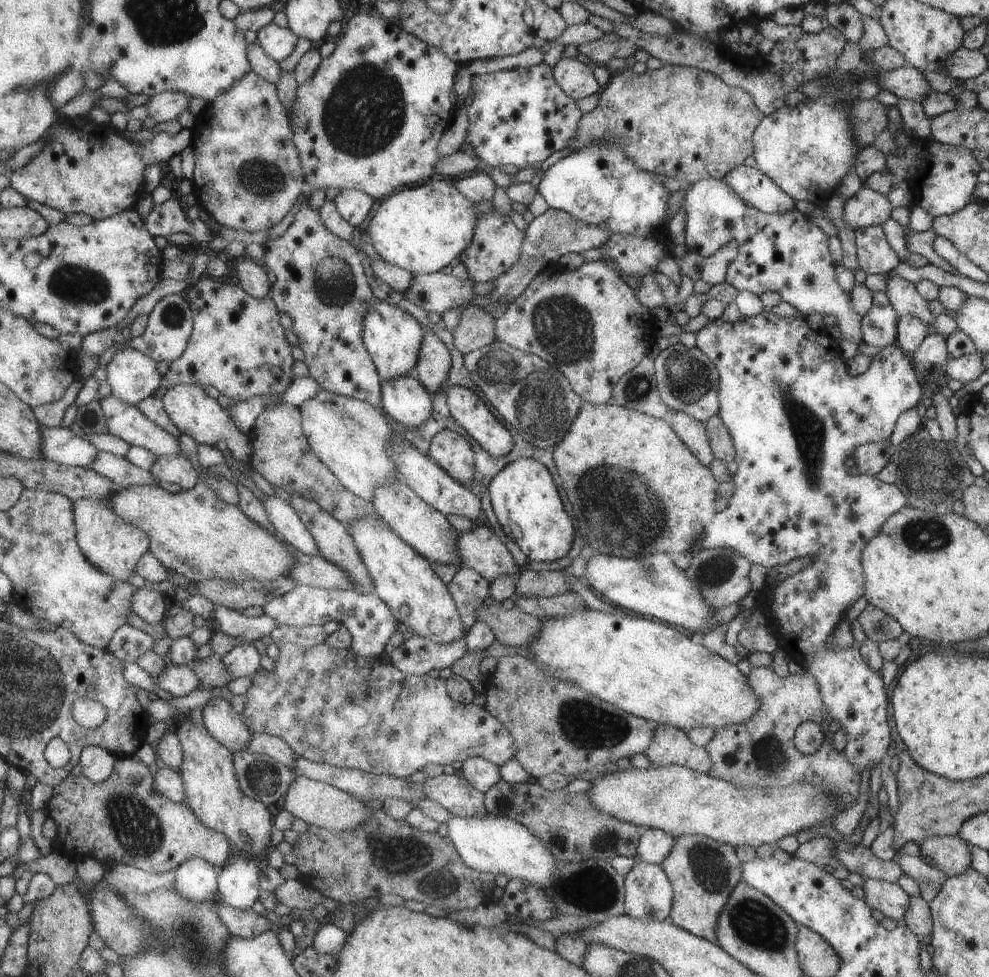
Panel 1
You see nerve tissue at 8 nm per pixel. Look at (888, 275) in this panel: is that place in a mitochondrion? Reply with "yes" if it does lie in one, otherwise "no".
no

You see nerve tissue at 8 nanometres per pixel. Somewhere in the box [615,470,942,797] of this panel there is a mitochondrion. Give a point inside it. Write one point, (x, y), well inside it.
(768, 755)

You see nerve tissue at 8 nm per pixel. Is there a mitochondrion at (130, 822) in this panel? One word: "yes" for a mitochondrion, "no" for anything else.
yes

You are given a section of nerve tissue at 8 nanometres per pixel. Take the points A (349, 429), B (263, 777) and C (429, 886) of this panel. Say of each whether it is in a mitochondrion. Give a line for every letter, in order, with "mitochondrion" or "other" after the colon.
A: mitochondrion
B: mitochondrion
C: mitochondrion

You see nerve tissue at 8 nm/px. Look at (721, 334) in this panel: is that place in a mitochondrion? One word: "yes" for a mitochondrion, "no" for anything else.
no

